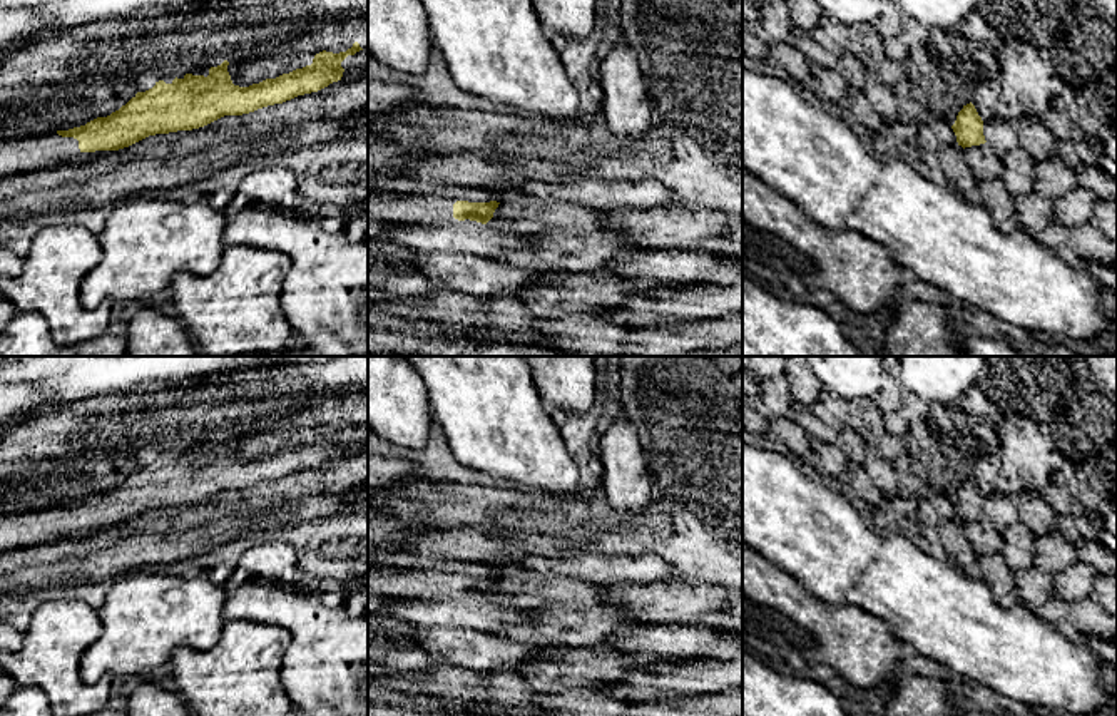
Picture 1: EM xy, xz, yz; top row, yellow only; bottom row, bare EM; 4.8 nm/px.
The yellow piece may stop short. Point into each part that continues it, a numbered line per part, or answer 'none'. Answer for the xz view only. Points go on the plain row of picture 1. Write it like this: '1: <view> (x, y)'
1: xz (395, 583)

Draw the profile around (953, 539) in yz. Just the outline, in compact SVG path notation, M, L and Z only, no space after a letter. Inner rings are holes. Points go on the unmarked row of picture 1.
M948 520L938 527L943 549L951 562L967 575L978 579L978 554L965 534L961 520Z

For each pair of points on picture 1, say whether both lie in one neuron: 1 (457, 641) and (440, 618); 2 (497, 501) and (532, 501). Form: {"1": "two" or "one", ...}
{"1": "two", "2": "one"}

